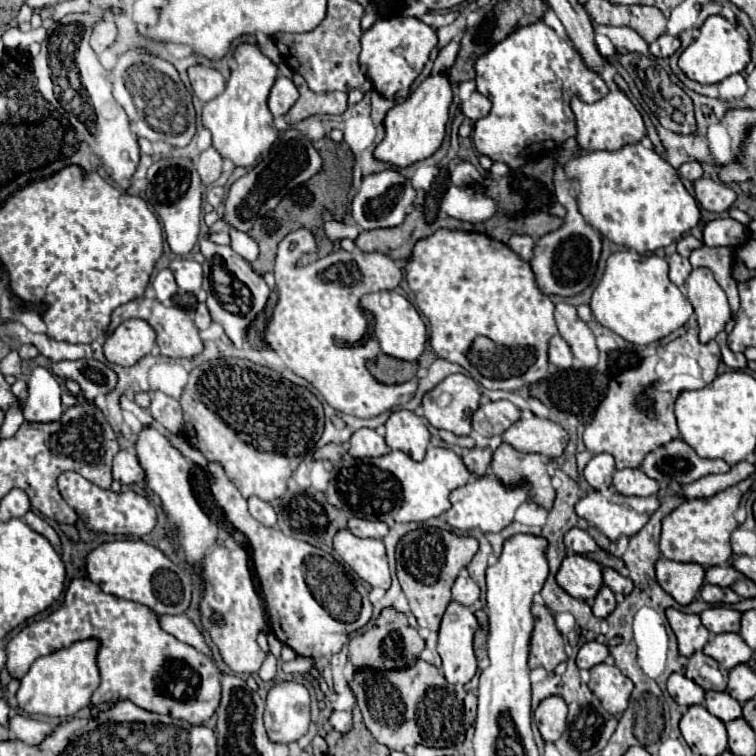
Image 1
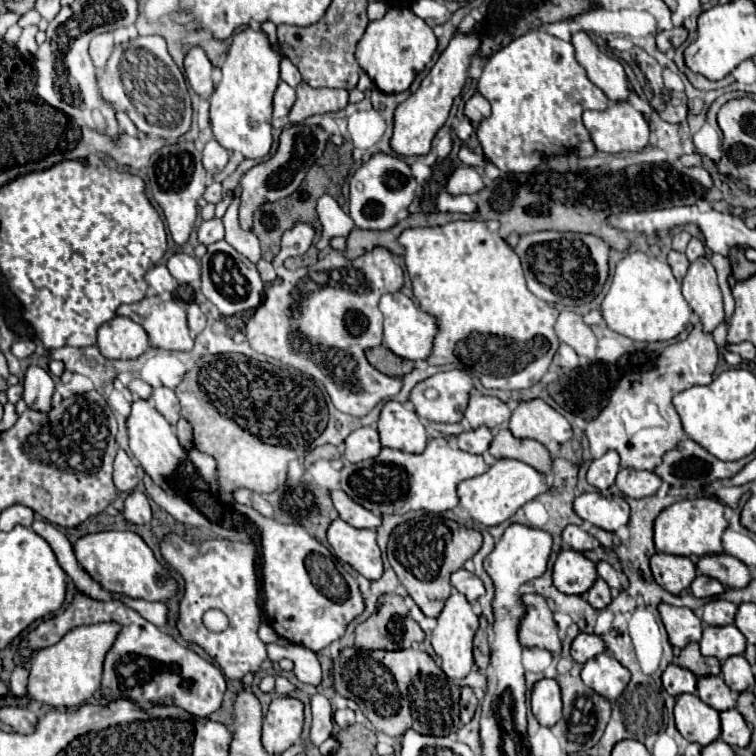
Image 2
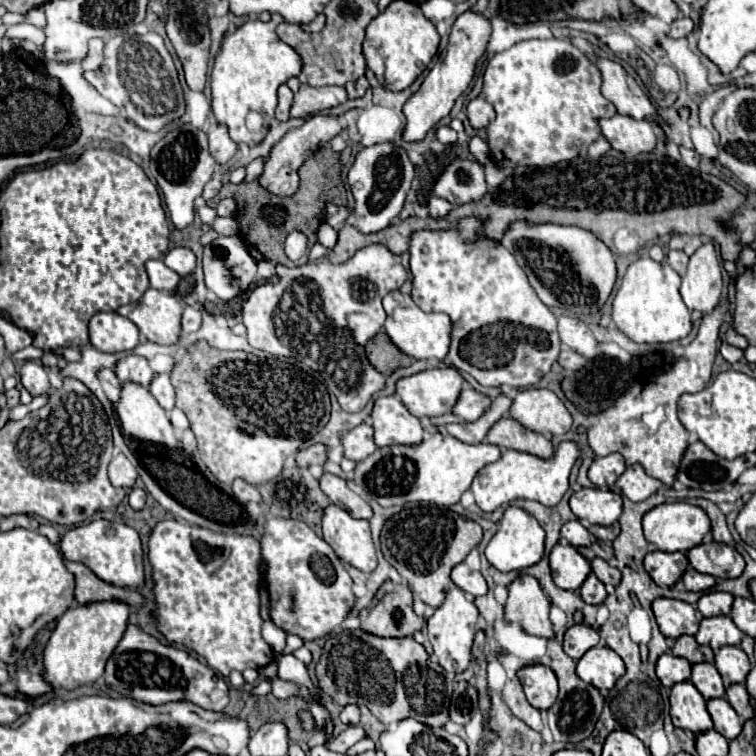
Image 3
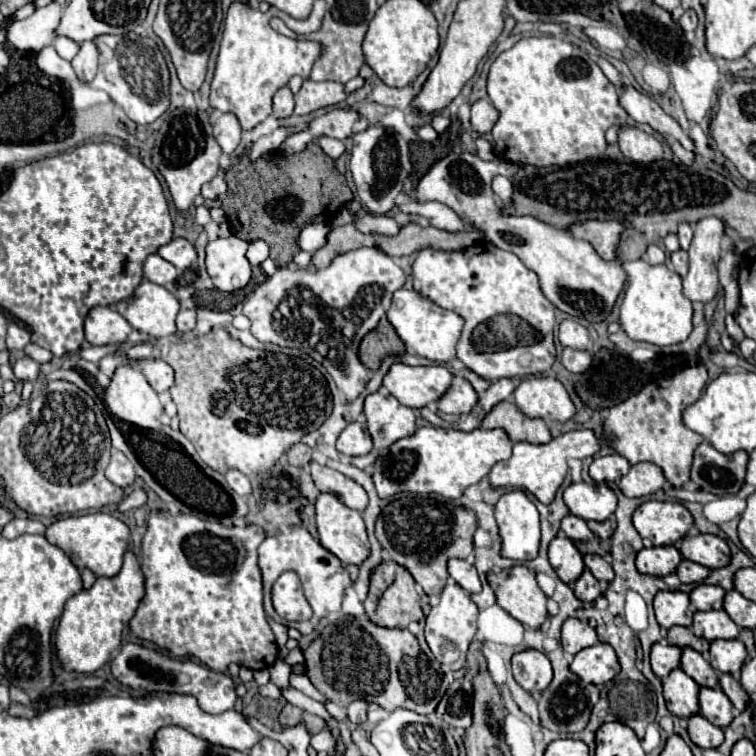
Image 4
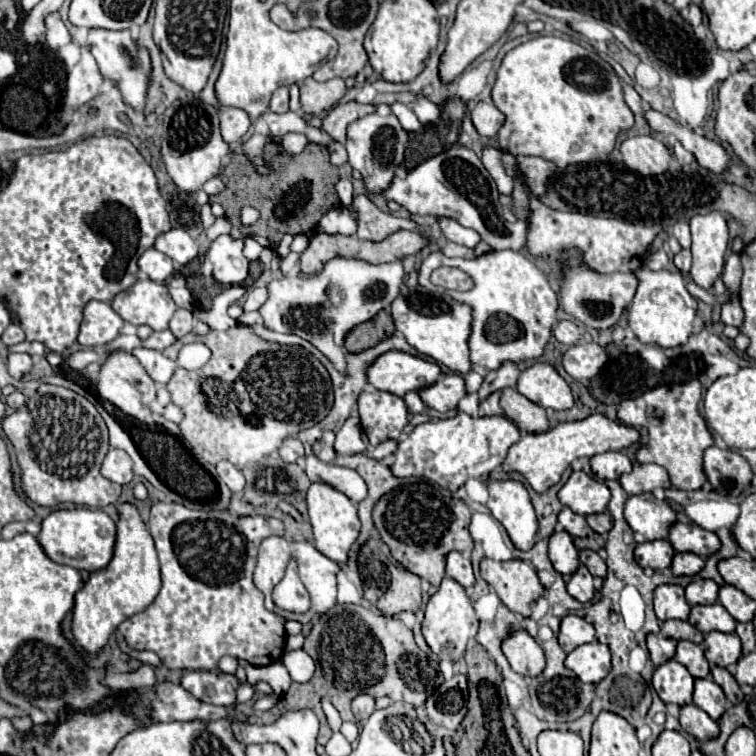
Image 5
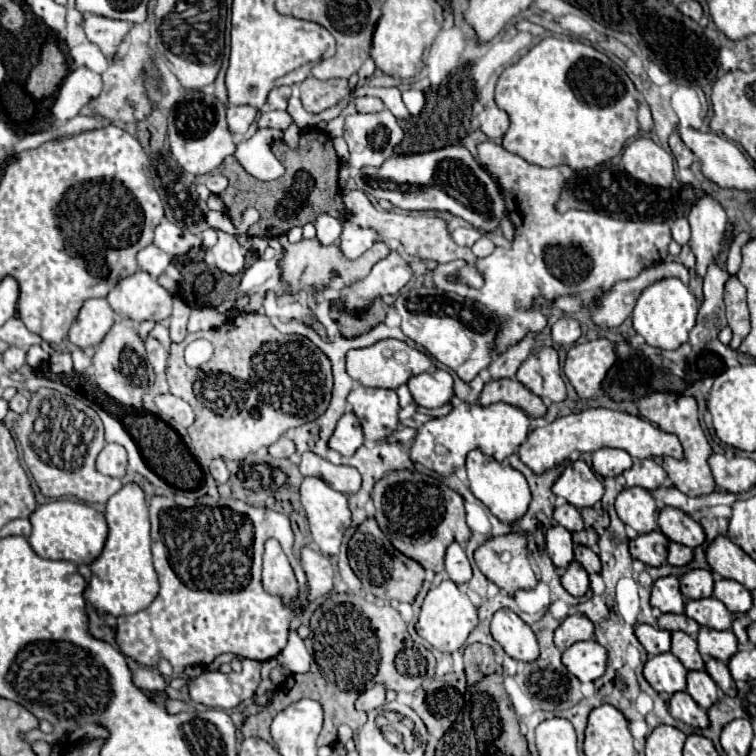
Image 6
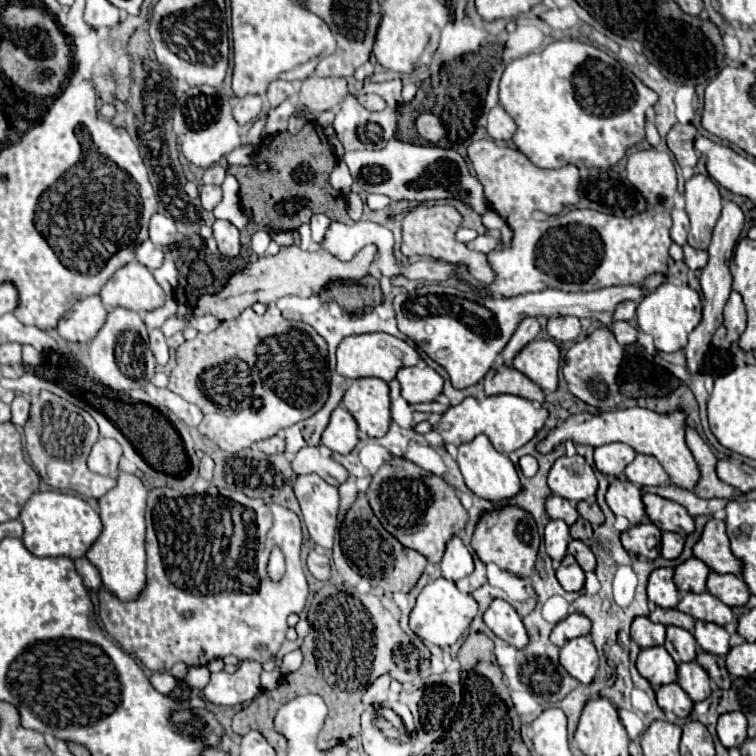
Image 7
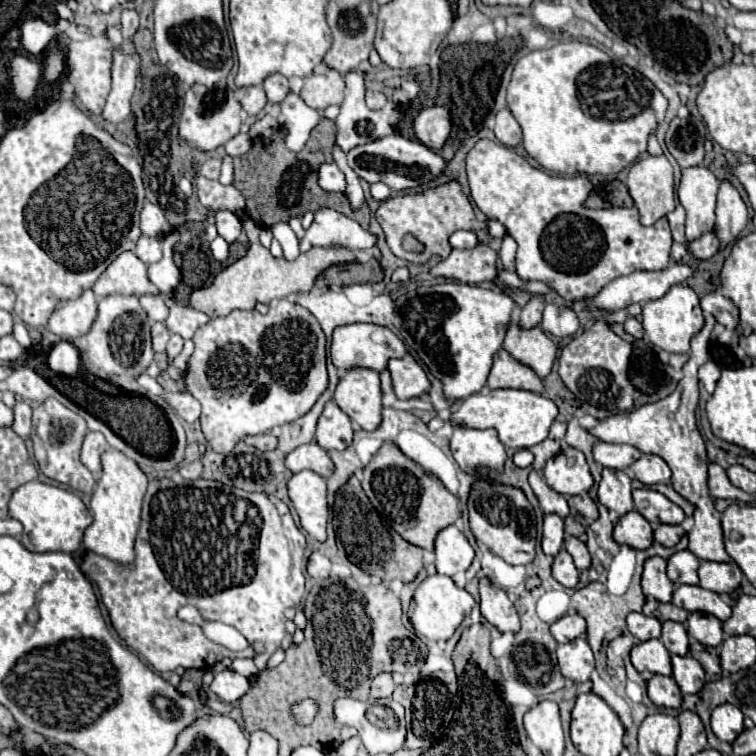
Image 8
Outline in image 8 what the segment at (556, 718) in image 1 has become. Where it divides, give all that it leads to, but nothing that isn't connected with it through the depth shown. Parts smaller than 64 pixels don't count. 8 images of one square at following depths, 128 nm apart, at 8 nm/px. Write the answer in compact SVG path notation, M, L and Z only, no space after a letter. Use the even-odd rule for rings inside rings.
M488 580L480 582L480 606L482 616L500 632L512 632L512 634L520 632L520 618L516 614L512 600L506 596L504 590L496 588Z

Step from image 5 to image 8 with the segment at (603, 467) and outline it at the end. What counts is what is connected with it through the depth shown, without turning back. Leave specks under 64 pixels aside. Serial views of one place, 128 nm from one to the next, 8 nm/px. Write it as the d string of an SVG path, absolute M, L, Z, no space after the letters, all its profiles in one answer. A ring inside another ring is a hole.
M598 442L594 446L594 460L604 468L612 468L612 470L624 470L630 464L634 464L640 456L642 456L640 450L630 444Z

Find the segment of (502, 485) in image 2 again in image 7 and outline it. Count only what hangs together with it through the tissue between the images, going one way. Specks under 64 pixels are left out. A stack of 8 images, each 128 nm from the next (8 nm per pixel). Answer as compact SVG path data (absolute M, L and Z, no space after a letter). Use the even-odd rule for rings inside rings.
M624 408L624 410L610 410L610 412L600 412L600 414L582 412L582 414L570 416L564 422L558 422L556 428L550 430L548 436L536 444L536 452L550 454L556 446L560 446L566 440L572 440L574 444L586 444L592 448L598 448L610 442L622 442L622 444L632 446L638 454L654 456L662 464L662 468L668 472L670 480L676 486L694 490L694 482L698 482L698 466L686 446L684 422L686 422L684 412L656 414L646 408Z

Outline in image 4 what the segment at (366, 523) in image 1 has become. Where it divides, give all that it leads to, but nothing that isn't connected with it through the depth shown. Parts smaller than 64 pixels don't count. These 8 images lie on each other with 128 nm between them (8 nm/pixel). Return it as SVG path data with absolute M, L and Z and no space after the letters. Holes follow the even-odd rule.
M312 462L312 480L320 492L338 496L352 510L362 512L368 506L368 498L366 498L366 492L362 490L362 486L358 486L354 480L346 478L338 470Z

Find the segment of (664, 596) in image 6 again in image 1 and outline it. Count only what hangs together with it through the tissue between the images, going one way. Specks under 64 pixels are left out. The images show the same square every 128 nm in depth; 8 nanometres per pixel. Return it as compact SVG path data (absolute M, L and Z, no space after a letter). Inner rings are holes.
M666 610L666 618L678 638L680 654L690 658L694 652L702 650L710 638L710 632L702 626L696 614L684 614L680 610Z

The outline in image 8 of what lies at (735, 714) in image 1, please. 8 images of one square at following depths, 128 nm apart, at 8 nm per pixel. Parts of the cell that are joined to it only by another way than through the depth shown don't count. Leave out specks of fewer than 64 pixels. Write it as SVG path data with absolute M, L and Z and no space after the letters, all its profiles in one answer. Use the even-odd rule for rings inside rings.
M664 622L660 640L668 648L670 654L678 654L678 656L686 656L688 654L688 630L686 630L684 624Z

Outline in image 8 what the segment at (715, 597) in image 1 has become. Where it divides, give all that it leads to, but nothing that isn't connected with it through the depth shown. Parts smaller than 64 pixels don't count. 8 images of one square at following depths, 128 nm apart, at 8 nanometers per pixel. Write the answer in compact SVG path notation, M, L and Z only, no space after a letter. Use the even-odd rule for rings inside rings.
M658 526L654 532L654 540L662 546L668 546L668 548L676 546L682 536L684 536L682 526Z

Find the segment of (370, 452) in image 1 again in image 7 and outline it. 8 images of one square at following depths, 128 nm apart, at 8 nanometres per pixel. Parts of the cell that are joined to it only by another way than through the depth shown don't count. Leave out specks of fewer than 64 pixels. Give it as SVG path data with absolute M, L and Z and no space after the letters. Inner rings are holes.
M344 406L332 412L330 424L322 434L322 444L338 454L350 454L358 444L358 424Z

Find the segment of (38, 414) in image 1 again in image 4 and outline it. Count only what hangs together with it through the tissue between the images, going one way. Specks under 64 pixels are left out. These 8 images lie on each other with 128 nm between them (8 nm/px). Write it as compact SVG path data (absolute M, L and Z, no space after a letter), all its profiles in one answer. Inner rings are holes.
M22 356L14 362L14 374L18 380L30 380L30 382L36 382L38 380L38 374L40 374L40 364L34 362L32 358L28 356Z

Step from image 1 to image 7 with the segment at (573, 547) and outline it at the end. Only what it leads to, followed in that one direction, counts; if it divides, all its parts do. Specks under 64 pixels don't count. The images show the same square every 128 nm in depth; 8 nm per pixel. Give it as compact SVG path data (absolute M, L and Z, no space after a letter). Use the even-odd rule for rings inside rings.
M552 494L546 502L546 510L552 520L564 520L568 526L572 526L578 520L576 502L570 502L558 494Z

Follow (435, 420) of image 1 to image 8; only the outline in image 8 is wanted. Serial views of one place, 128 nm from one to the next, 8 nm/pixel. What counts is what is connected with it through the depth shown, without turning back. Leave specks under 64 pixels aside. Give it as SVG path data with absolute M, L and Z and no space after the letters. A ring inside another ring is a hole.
M354 324L354 326L340 326L334 330L332 336L332 346L330 346L330 356L332 364L340 370L352 370L352 368L370 368L376 372L386 370L390 358L404 358L408 354L404 342L384 326L374 326L374 324Z

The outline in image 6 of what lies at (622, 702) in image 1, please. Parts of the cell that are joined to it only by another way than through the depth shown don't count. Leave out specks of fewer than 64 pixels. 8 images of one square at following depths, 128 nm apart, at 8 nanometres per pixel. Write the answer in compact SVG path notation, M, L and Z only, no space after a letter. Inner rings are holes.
M584 640L572 644L562 654L562 664L572 672L580 682L594 682L606 672L608 652L596 640Z

